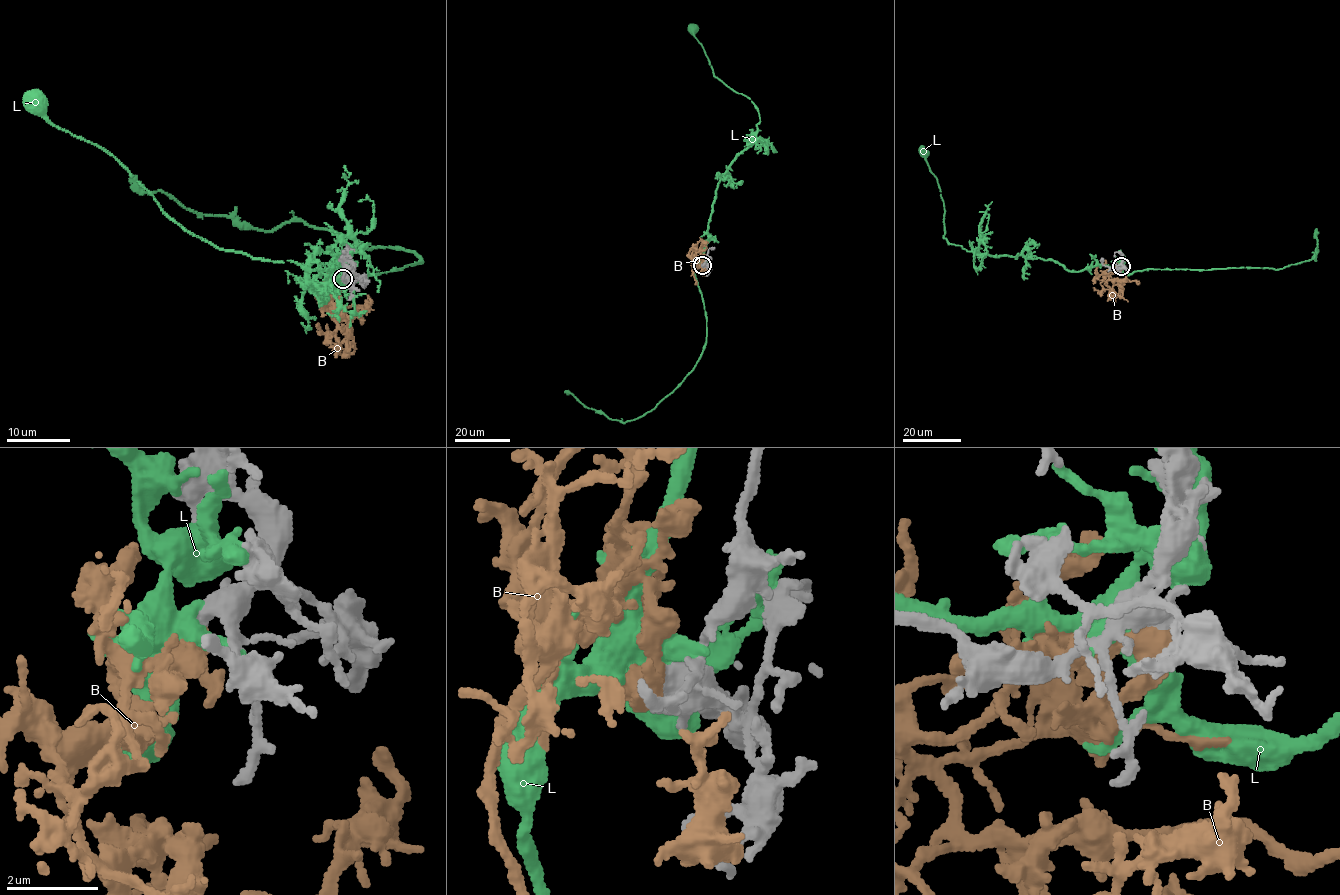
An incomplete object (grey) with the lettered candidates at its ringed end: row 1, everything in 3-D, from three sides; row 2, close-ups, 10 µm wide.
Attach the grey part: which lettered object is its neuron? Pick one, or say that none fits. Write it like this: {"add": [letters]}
{"add": ["B"]}

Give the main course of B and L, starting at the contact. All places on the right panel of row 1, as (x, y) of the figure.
B: (1121, 266), (1106, 273), (1110, 279), (1126, 279), (1138, 284), (1138, 281)
L: (1120, 265), (1070, 271), (1052, 260), (982, 255), (948, 244), (943, 237), (945, 210), (941, 191), (924, 153)

